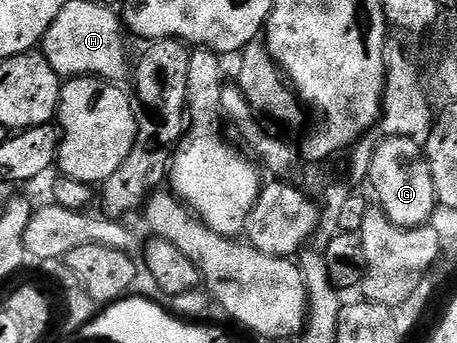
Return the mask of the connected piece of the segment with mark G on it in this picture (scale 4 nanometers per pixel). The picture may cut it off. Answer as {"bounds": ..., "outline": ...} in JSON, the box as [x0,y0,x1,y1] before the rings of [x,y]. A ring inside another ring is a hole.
{"bounds":[367,137,439,229],"outline":[[[396,137],[379,143],[371,159],[367,185],[373,188],[376,204],[385,212],[385,217],[404,229],[430,224],[434,220],[433,212],[439,209],[431,167],[425,158],[424,148],[414,138]]]}

